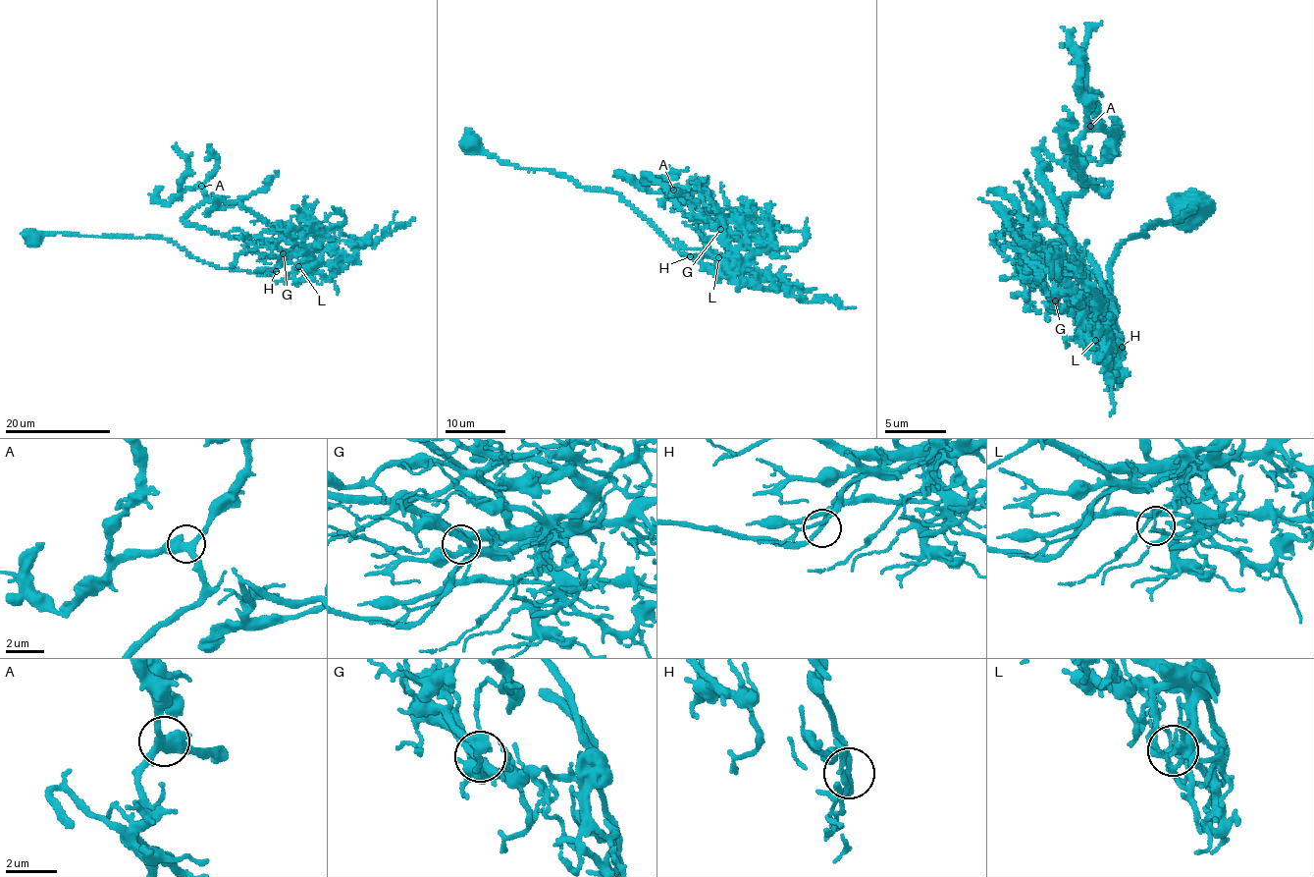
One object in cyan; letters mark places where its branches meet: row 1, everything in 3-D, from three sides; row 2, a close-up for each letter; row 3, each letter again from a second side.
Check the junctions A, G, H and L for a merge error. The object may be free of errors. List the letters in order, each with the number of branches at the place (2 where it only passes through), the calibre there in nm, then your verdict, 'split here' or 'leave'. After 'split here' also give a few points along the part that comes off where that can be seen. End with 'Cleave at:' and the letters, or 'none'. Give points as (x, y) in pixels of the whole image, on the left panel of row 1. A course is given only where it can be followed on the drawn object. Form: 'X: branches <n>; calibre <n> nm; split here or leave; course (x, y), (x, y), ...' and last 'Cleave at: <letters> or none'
A: branches 3; calibre 360 nm; leave
G: branches 3; calibre 280 nm; leave
H: branches 2; calibre 220 nm; leave
L: branches 2; calibre 120 nm; split here; course (298, 267), (308, 258), (296, 242), (217, 197), (219, 206), (235, 205), (275, 170)
Cleave at: L

